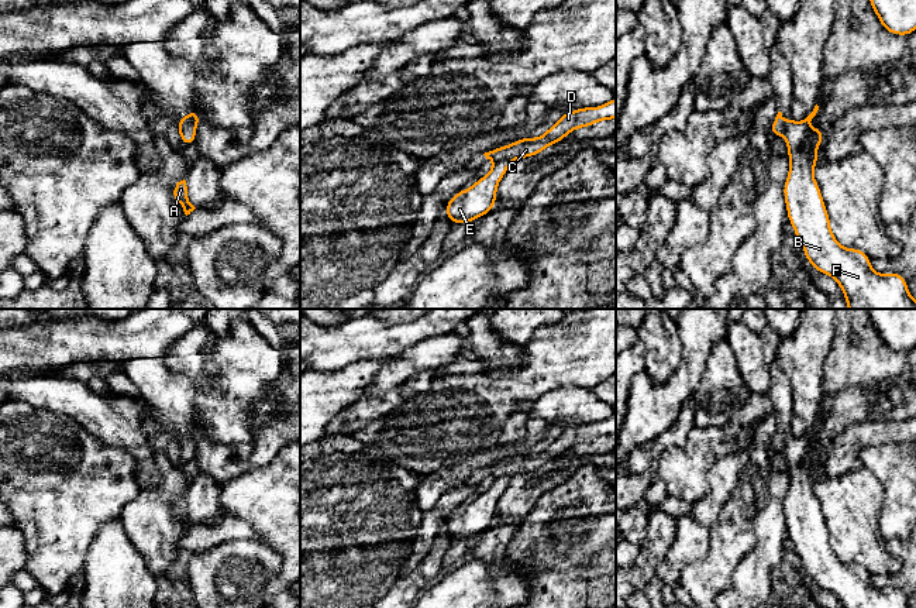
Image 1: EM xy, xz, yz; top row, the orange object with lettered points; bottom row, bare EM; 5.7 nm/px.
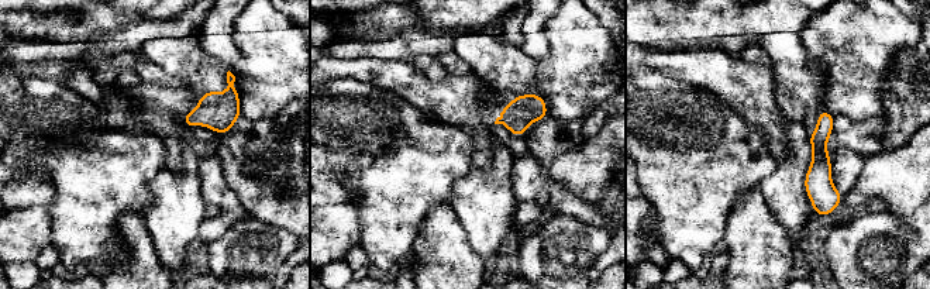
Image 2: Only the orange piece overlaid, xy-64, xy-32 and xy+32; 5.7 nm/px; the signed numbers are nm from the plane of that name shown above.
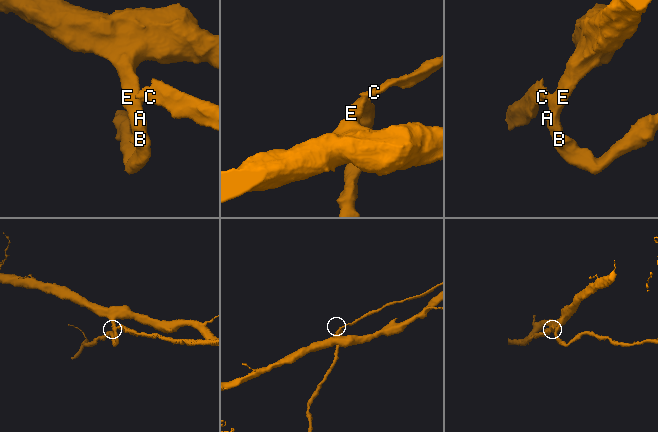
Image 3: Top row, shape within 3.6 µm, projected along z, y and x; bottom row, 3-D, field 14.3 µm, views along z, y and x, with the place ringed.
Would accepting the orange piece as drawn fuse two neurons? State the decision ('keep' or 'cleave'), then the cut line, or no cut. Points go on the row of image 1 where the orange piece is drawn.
cleave; cut in xy along (195, 126), (182, 123), (178, 127)

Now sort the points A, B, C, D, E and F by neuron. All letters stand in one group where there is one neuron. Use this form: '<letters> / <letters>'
A B E F / C D

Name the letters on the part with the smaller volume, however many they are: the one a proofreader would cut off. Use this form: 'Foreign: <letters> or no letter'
Foreign: C, D

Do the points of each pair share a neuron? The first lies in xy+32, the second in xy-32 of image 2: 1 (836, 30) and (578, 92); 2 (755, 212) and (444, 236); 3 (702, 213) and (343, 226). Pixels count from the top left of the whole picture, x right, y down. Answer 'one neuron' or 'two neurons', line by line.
1: one neuron
2: one neuron
3: two neurons

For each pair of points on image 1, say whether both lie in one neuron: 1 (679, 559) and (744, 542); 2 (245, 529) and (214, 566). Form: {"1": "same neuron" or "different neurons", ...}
{"1": "different neurons", "2": "different neurons"}

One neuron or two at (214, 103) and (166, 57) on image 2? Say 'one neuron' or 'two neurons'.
one neuron

